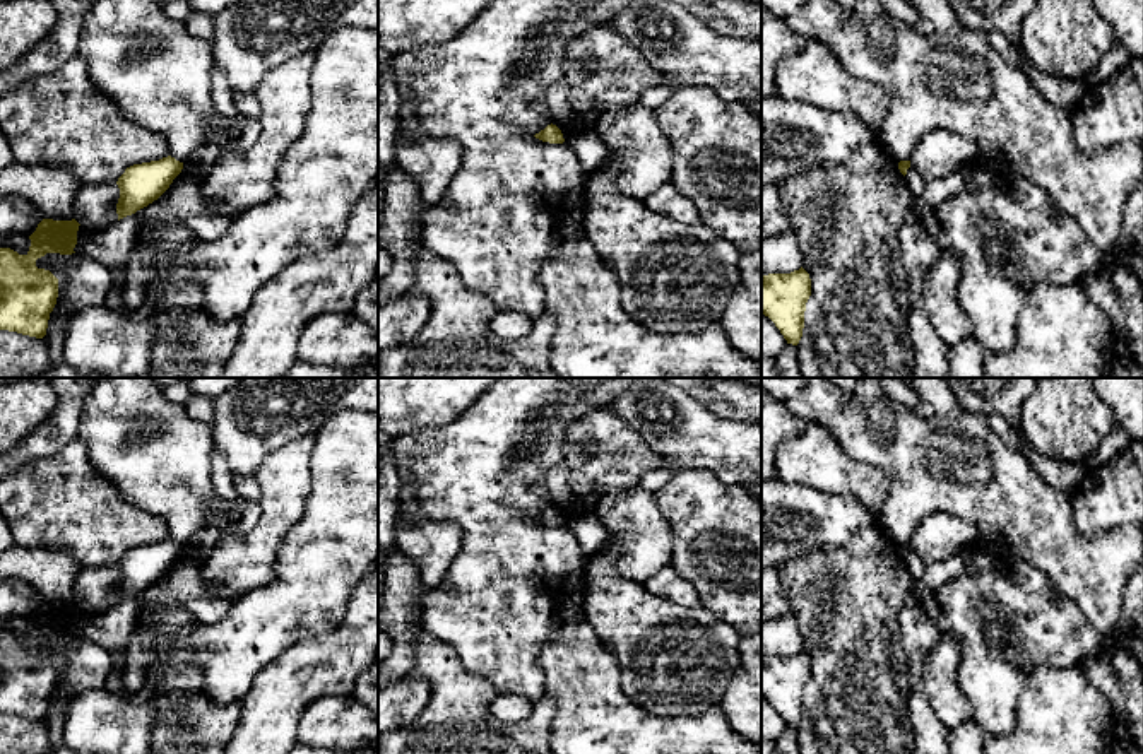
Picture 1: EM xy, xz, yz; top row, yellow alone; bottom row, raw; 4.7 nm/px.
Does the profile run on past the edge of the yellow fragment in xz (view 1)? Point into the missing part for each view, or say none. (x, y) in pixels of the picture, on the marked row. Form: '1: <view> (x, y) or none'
1: none

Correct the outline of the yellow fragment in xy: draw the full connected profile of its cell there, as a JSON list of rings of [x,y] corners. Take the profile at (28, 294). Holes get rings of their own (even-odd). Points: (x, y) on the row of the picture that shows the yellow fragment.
[[[43,219],[29,236],[31,246],[26,255],[10,248],[0,248],[0,330],[43,339],[46,335],[50,313],[58,297],[58,279],[44,268],[36,267],[36,260],[46,253],[72,255],[77,244],[79,222]]]

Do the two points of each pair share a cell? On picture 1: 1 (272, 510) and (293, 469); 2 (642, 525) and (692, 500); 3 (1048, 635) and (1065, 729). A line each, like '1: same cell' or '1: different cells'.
1: same cell
2: different cells
3: different cells

